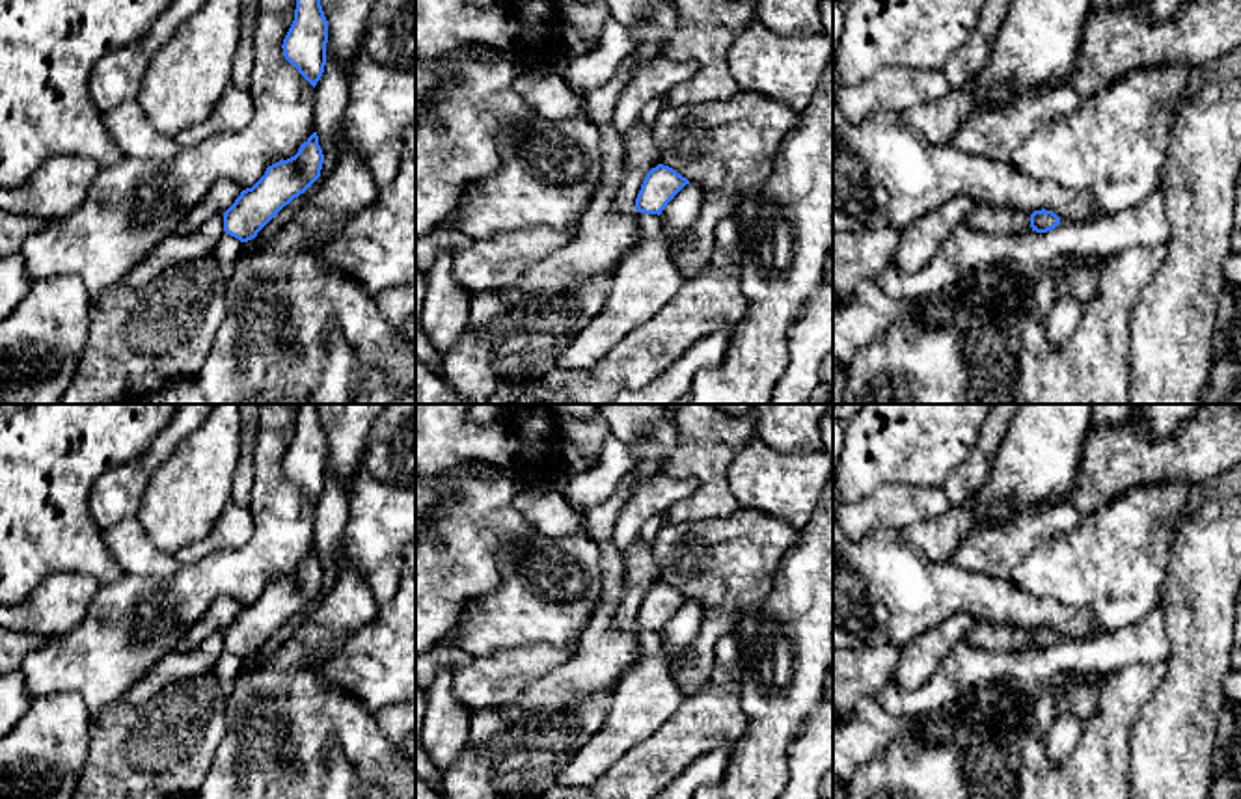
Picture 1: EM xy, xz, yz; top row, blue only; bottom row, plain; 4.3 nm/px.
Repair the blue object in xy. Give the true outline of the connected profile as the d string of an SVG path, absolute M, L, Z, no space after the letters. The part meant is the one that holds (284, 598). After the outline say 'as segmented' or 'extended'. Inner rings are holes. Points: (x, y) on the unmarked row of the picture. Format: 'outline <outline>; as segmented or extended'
outline M313 549L287 577L266 585L265 592L240 609L224 630L224 648L248 659L294 615L304 611L319 594L324 572Z; as segmented

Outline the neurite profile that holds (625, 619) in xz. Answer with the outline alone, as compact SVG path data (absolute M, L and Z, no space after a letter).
M634 542L624 549L626 564L626 590L615 615L619 630L634 630L635 616L647 590L658 583L658 568L654 562L652 546L647 542Z

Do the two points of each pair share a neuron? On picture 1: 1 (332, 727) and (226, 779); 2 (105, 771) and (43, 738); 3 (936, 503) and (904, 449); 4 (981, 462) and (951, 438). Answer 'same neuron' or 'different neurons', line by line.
1: same neuron
2: different neurons
3: different neurons
4: different neurons

